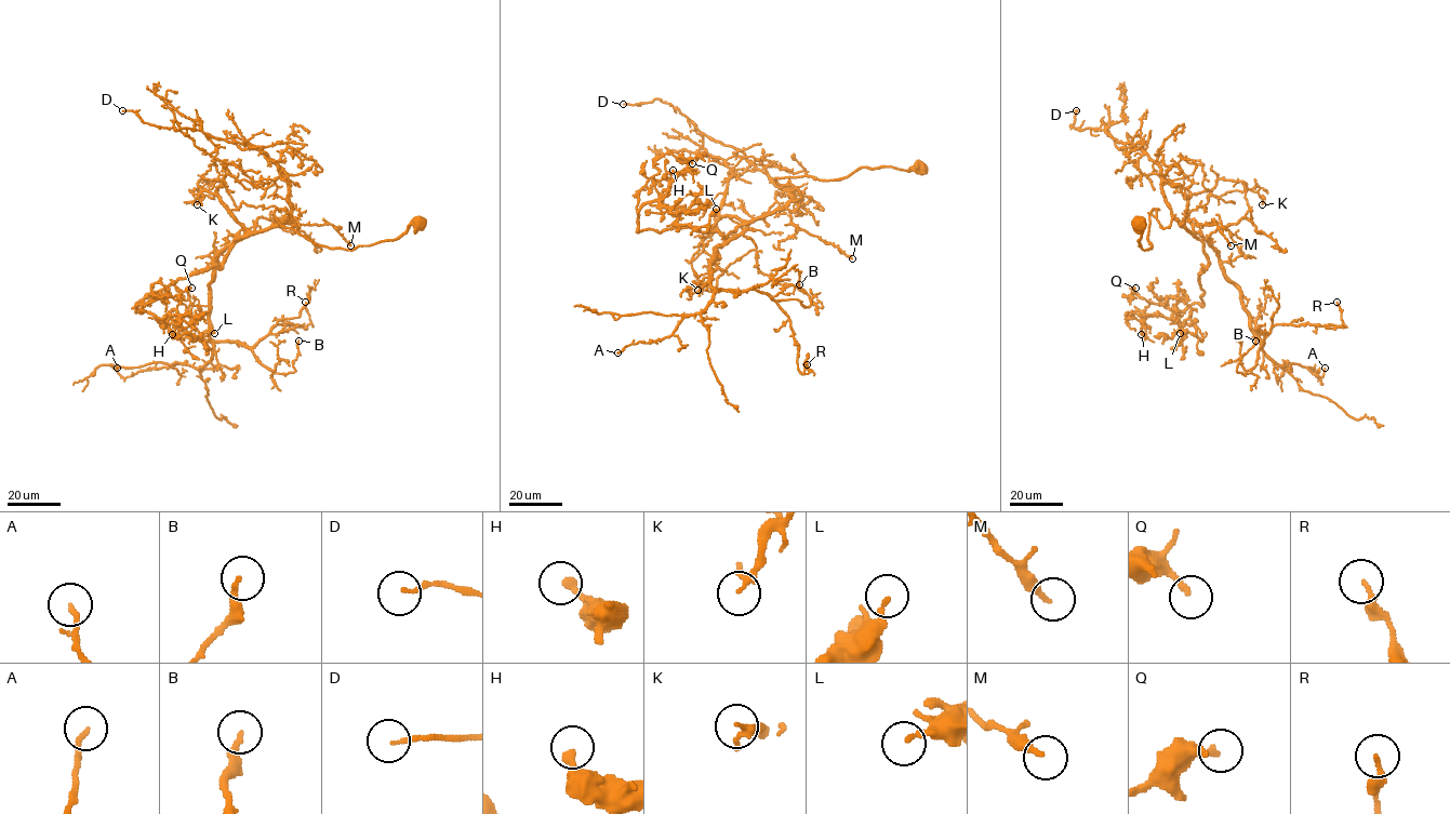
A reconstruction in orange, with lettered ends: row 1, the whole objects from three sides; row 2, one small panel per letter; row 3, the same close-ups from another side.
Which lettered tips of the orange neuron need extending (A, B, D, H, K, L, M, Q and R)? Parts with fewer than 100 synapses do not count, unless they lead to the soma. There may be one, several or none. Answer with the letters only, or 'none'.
none

